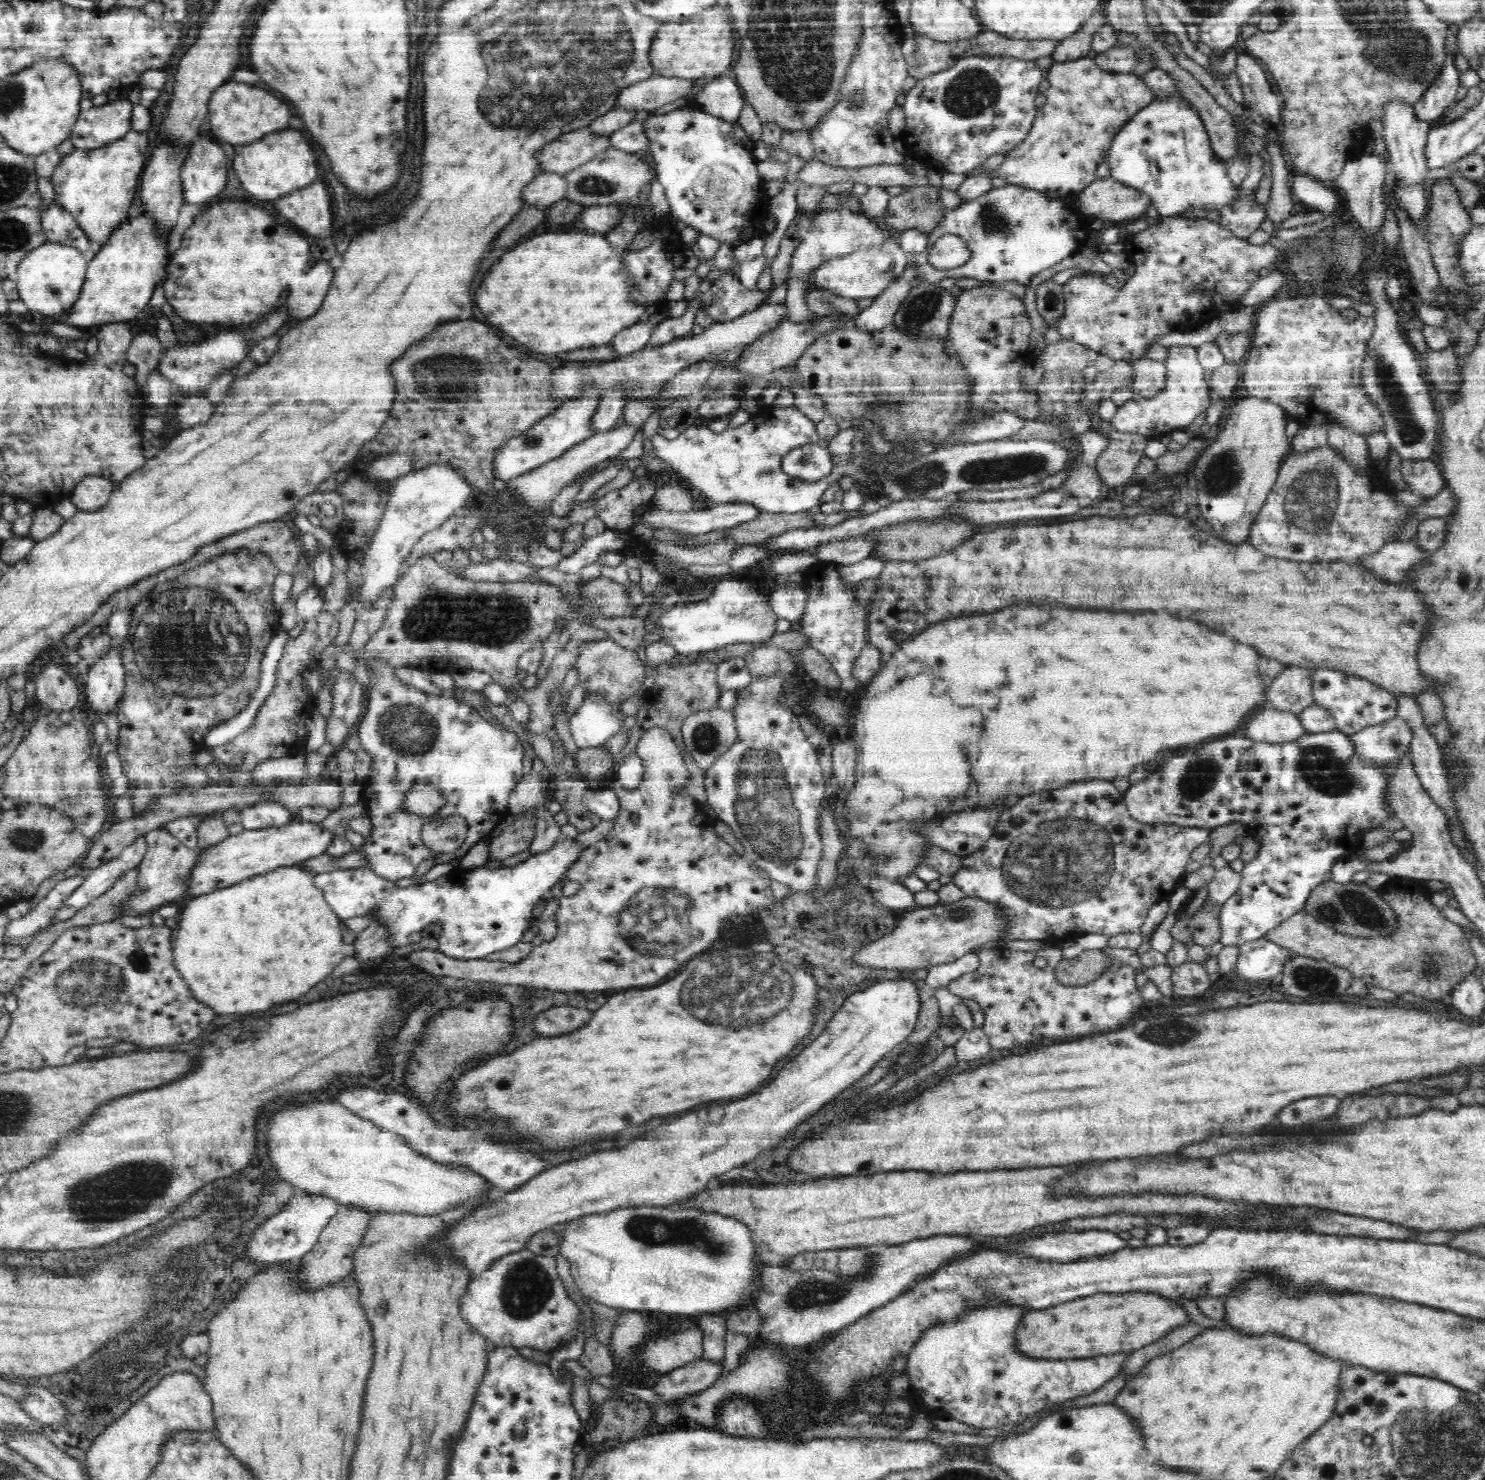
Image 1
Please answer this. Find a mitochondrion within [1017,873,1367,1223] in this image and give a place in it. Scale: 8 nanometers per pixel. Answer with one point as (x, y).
(1167, 1033)

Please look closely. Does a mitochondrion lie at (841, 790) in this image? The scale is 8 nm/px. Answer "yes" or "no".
no

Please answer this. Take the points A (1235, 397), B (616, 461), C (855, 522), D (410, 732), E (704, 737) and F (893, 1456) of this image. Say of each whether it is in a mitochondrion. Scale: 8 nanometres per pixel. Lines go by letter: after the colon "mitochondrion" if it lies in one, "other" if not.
A: other
B: other
C: other
D: mitochondrion
E: mitochondrion
F: other

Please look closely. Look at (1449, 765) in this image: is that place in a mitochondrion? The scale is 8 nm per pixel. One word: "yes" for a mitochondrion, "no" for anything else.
no

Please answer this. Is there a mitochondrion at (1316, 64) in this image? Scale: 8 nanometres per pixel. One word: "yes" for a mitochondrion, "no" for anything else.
no

